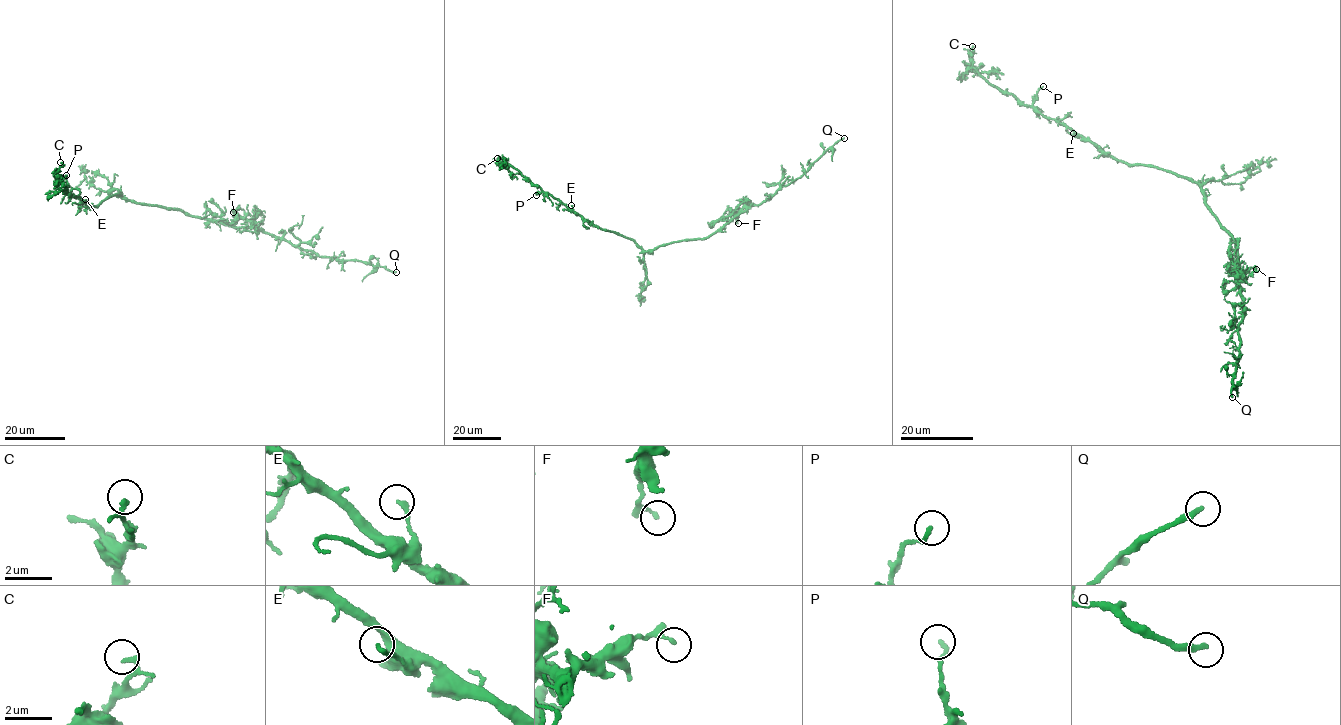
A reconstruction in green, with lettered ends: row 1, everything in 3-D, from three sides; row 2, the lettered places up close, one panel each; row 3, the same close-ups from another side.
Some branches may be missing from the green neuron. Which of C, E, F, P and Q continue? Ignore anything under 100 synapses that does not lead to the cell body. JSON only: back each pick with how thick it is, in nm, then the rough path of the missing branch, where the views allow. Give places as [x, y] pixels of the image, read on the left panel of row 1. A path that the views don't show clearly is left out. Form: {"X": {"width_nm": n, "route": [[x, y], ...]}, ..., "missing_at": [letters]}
{"Q": {"width_nm": 240}, "missing_at": ["Q"]}

